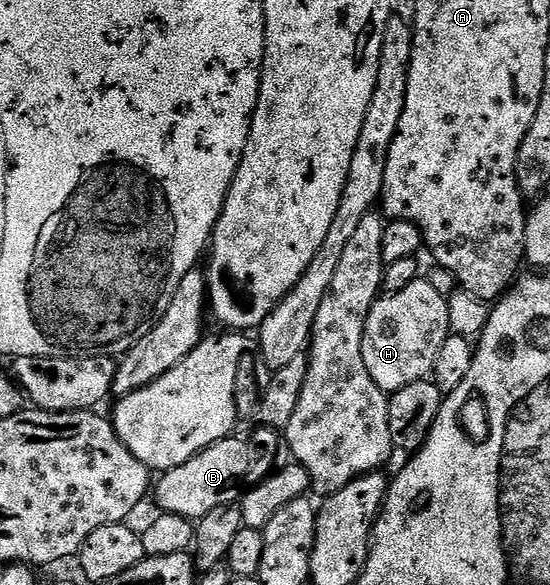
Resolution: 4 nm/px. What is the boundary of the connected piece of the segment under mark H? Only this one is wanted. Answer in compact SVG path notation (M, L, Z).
M418 278L409 282L403 290L380 295L375 305L369 310L369 318L365 322L365 334L361 342L361 358L365 358L365 367L369 375L381 390L388 394L401 390L418 380L428 379L434 373L437 362L437 350L445 343L445 338L452 335L449 324L448 297L437 294L426 278Z

